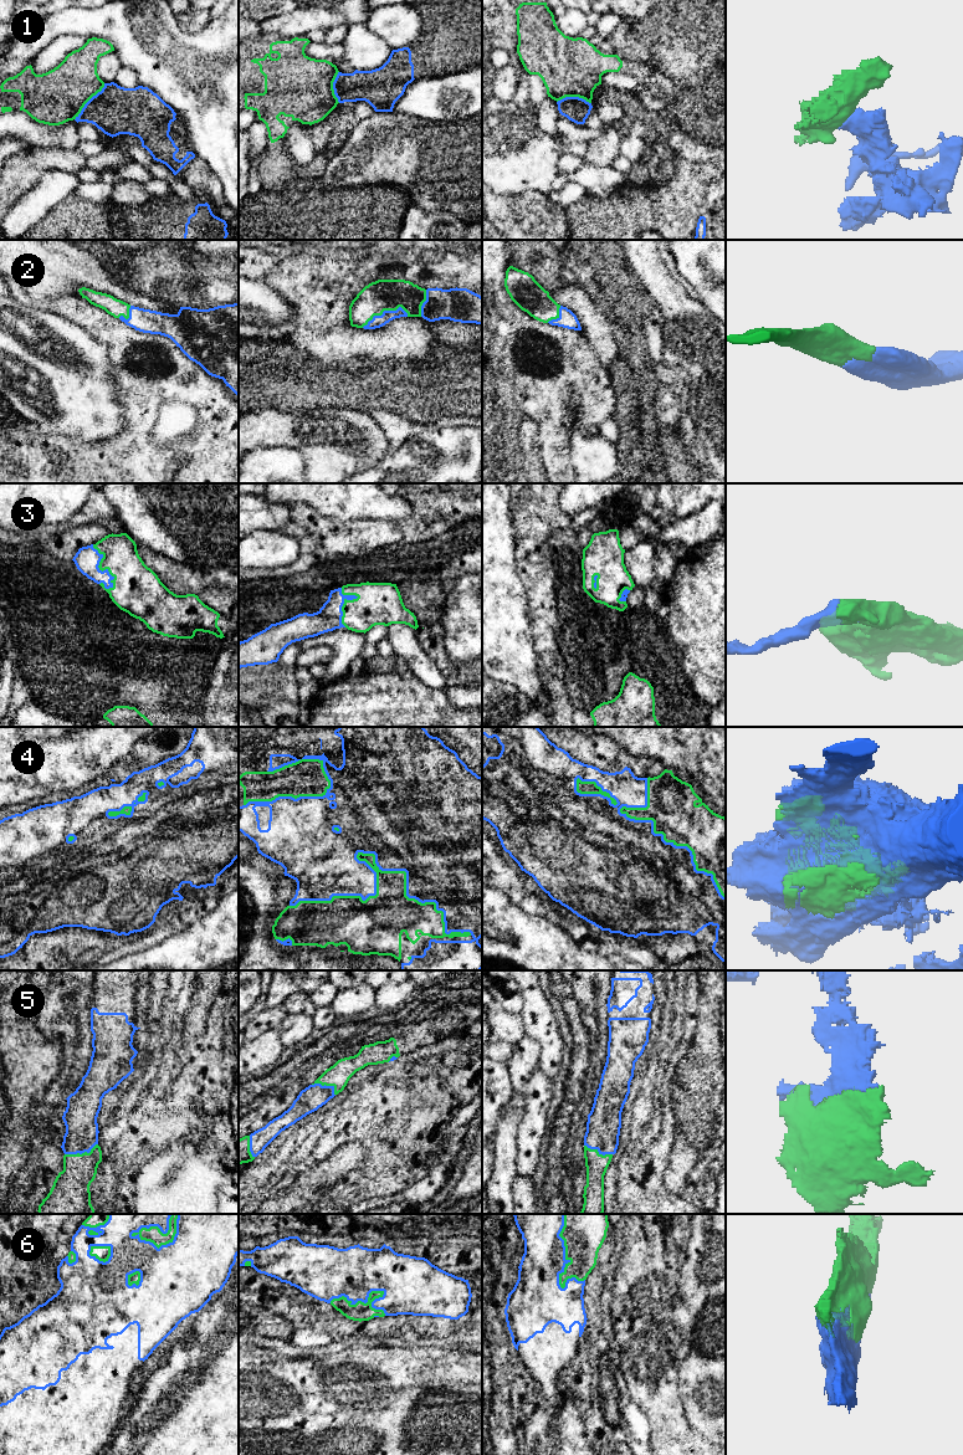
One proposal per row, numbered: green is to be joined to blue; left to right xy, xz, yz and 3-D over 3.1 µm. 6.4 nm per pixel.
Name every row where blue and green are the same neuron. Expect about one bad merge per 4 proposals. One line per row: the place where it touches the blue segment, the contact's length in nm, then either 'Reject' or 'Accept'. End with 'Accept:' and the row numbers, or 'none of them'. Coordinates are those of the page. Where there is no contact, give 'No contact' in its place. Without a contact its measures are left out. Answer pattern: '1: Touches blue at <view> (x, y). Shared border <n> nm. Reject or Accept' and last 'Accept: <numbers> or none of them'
1: Touches blue at xy (88, 101). Shared border 300 nm. Reject
2: Touches blue at xz (384, 311). Shared border 320 nm. Accept
3: Touches blue at xy (101, 570). Shared border 320 nm. Accept
4: Touches blue at xz (375, 856). Shared border 1200 nm. Accept
5: Touches blue at xy (81, 1153). Shared border 220 nm. Accept
6: Touches blue at yz (564, 1251). Shared border 480 nm. Accept
Accept: 2, 3, 4, 5, 6

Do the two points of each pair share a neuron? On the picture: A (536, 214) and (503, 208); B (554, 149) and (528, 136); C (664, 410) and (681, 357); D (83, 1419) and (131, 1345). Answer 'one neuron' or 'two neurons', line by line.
A: one neuron
B: one neuron
C: two neurons
D: one neuron

